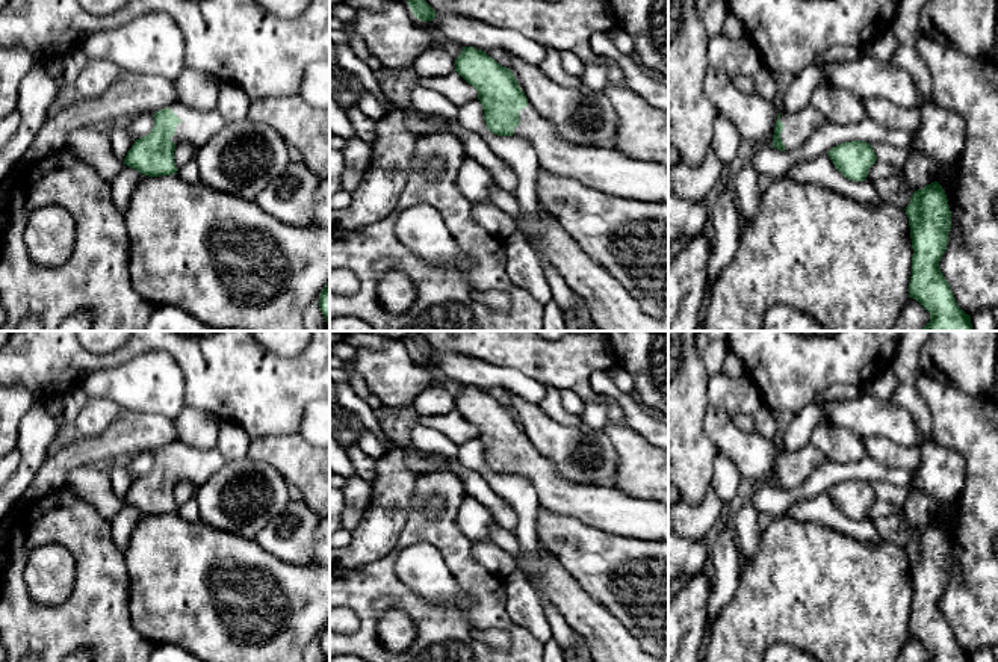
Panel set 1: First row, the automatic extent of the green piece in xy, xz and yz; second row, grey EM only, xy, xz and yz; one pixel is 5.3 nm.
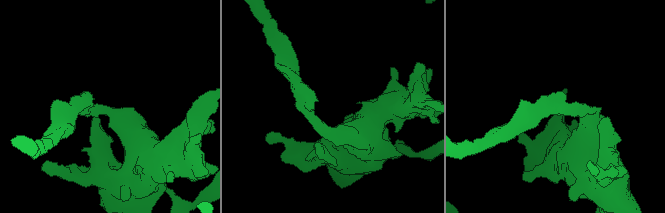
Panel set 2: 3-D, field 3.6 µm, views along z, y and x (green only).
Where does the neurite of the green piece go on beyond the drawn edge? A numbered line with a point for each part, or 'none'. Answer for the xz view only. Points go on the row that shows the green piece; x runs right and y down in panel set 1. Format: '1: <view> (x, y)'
1: xz (604, 168)

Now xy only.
1: xy (197, 127)

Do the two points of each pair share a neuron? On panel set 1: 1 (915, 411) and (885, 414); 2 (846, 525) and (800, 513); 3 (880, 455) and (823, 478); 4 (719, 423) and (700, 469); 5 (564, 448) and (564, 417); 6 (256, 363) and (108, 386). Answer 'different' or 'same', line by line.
1: different
2: same
3: different
4: different
5: different
6: different

